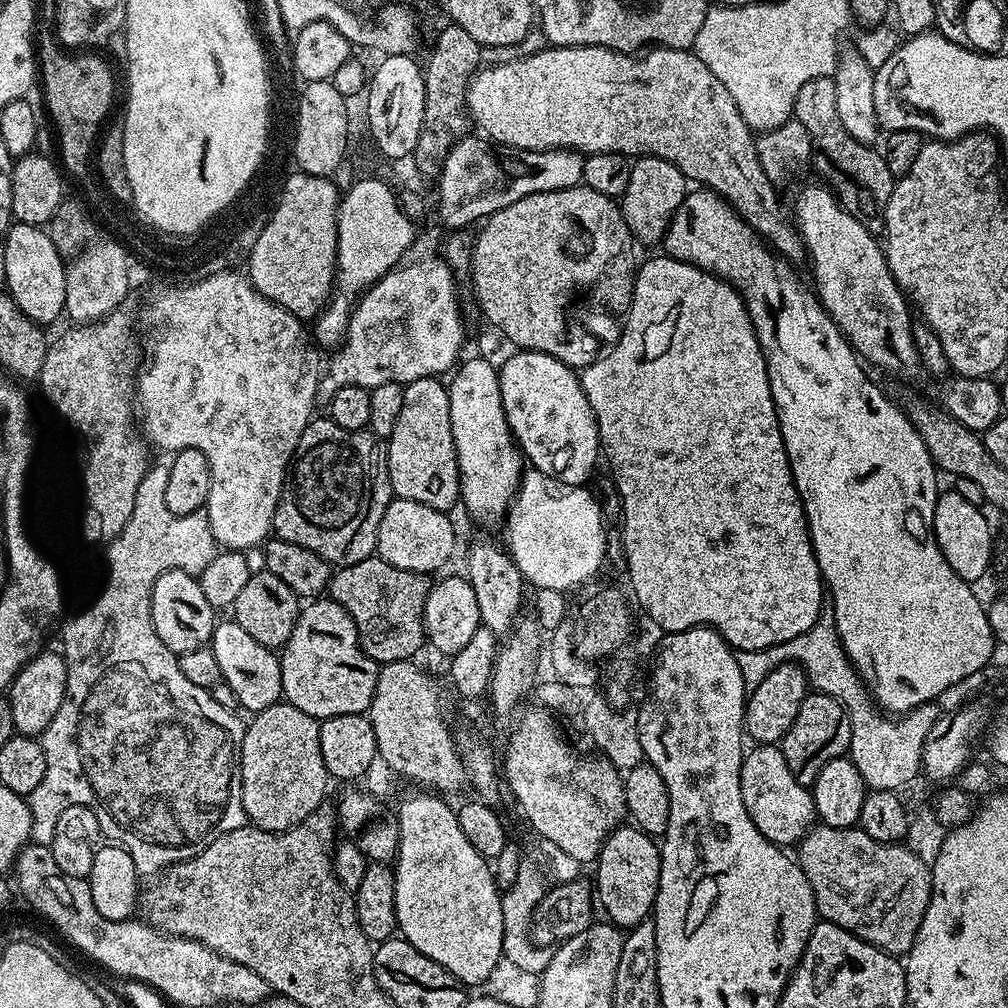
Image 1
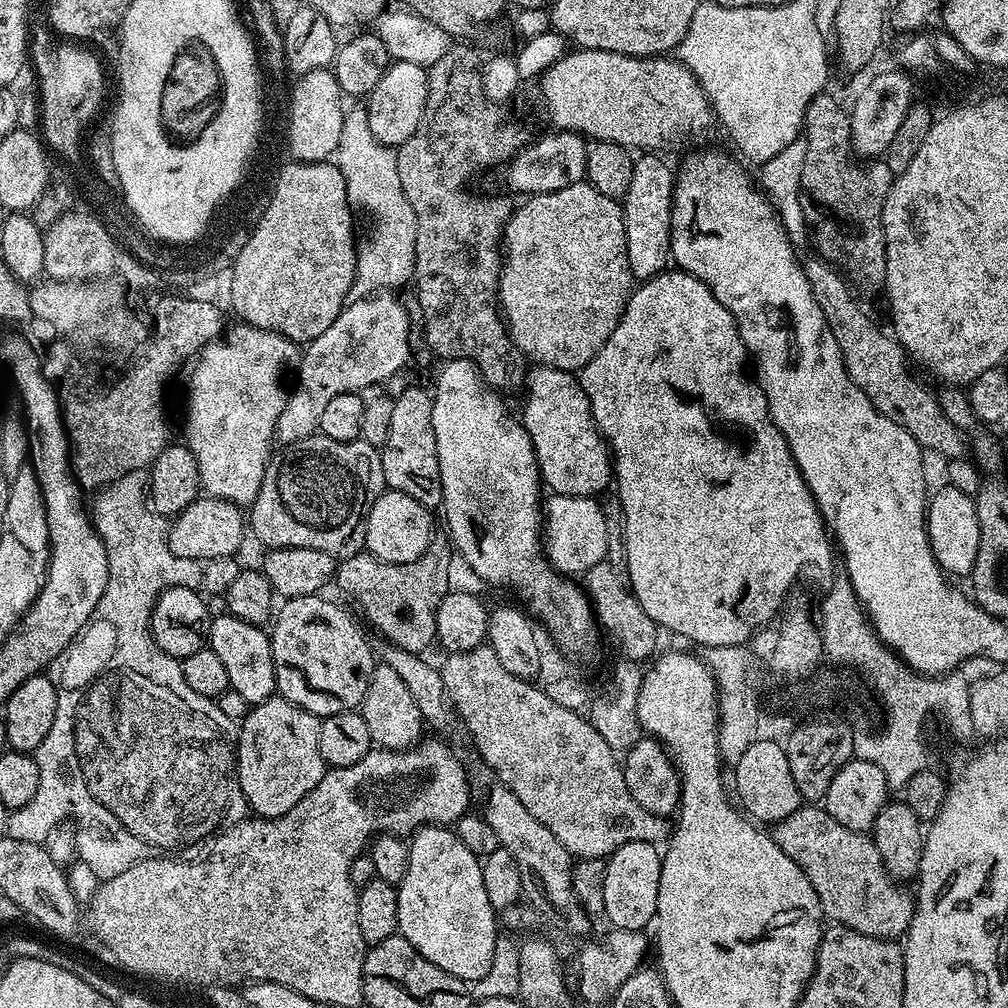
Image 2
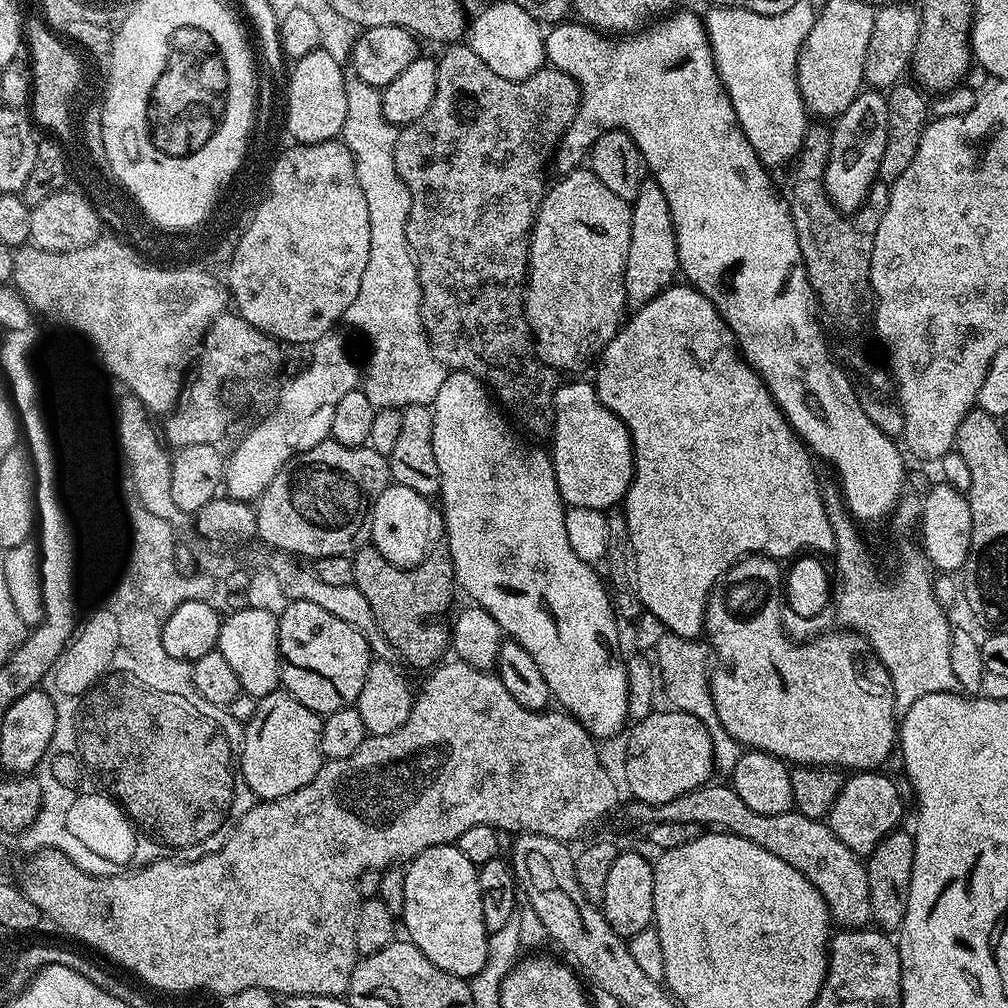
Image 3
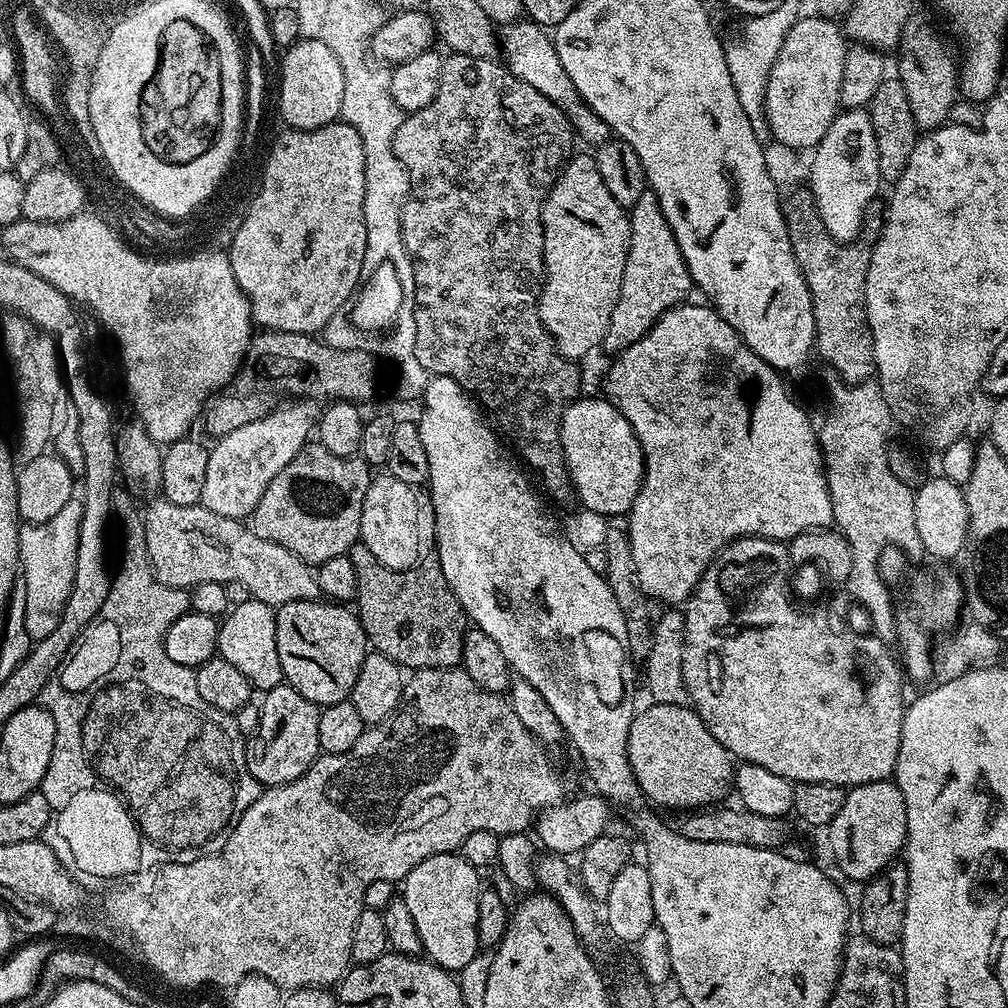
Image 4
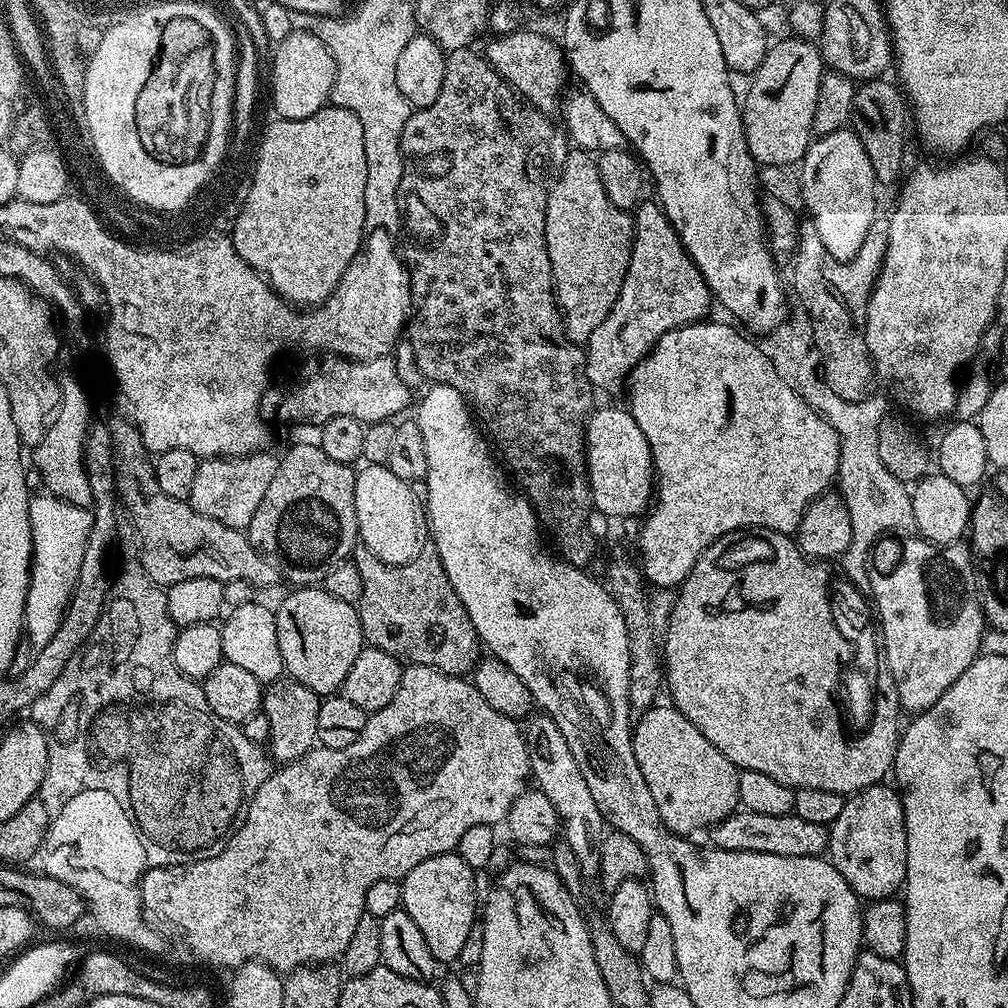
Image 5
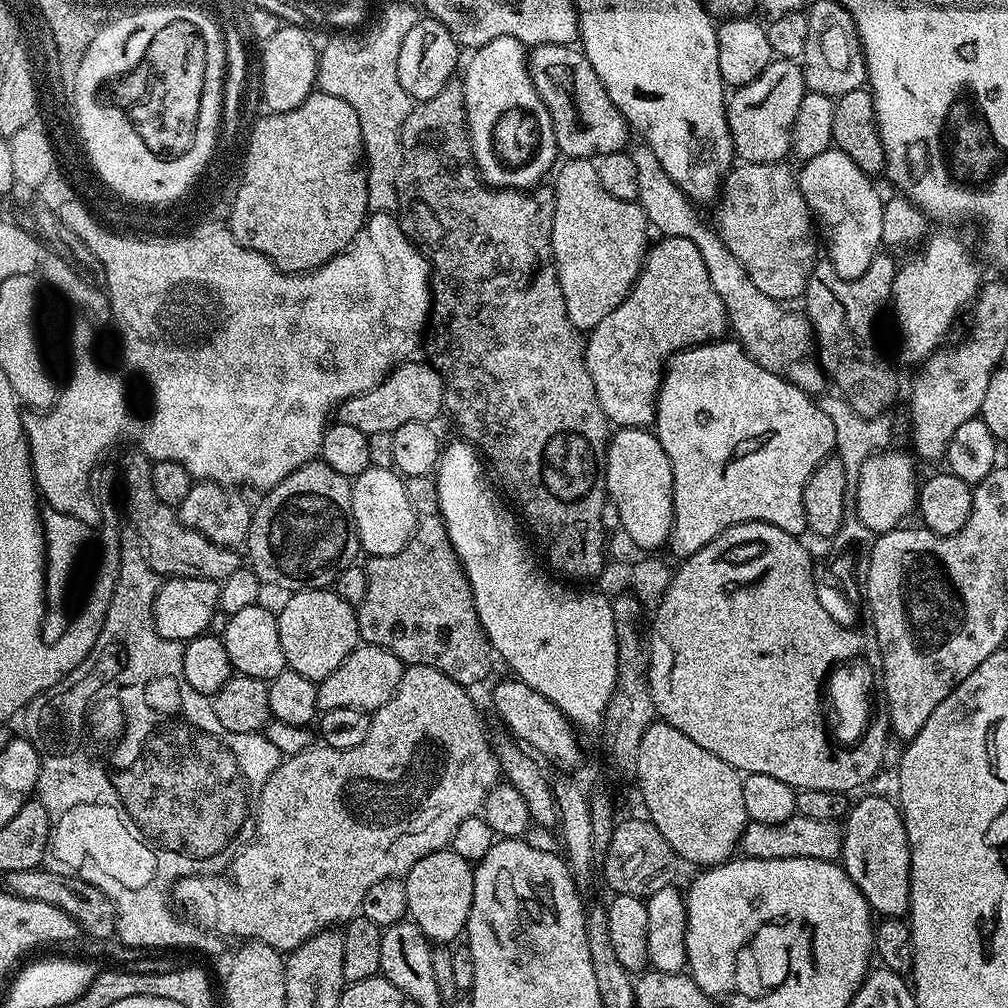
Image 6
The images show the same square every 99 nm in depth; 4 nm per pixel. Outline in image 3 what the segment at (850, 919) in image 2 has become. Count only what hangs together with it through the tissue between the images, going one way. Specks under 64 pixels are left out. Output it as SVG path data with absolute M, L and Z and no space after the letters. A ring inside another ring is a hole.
M709 782L674 798L665 804L651 804L635 798L629 799L628 816L636 824L651 826L666 822L682 822L707 826L712 830L733 832L735 836L746 838L762 850L770 850L782 862L794 866L822 894L833 921L841 929L863 928L872 920L870 910L870 882L865 861L834 834L824 820L806 818L801 812L789 810L782 814L758 814L750 810L742 798L727 783Z

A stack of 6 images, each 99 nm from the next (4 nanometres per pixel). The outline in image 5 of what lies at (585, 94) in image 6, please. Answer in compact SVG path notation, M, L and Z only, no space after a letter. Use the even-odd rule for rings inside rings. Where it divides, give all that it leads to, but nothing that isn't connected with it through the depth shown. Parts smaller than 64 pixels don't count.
M524 30L506 33L492 39L494 40L489 42L488 52L486 51L488 63L539 112L555 113L555 108L557 111L561 107L562 93L565 91L566 53L563 47L540 32L524 32Z

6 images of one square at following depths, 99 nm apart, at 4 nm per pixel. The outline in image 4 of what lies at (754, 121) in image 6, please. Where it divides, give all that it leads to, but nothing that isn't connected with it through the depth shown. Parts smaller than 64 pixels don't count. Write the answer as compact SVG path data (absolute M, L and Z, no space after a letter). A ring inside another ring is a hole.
M819 14L811 15L801 15L792 23L791 30L782 42L782 50L778 50L778 58L774 58L774 66L768 75L764 95L764 119L768 121L771 139L777 144L785 144L786 147L799 150L815 149L841 111L842 74L844 59L849 50L845 31L835 19Z

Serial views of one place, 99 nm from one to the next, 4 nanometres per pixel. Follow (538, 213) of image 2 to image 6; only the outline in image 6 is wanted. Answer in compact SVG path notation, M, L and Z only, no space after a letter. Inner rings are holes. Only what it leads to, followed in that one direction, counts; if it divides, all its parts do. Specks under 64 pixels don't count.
M568 158L563 163L554 172L556 205L552 211L552 258L556 261L558 282L566 298L570 322L578 329L591 330L598 326L598 322L602 322L602 318L606 318L606 314L610 314L610 310L625 300L640 277L640 267L650 247L650 225L636 200L619 200L602 190L602 182L598 182L598 170L591 159Z

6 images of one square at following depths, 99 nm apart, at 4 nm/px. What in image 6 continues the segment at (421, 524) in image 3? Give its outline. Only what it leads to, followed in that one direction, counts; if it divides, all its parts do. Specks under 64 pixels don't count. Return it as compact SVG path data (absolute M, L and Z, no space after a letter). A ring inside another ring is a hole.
M369 466L362 474L358 474L352 480L352 521L356 523L356 537L360 540L361 549L368 556L389 556L390 554L398 554L408 545L412 537L412 531L416 529L416 511L412 509L410 498L406 494L406 486L399 472L392 468L374 468Z

